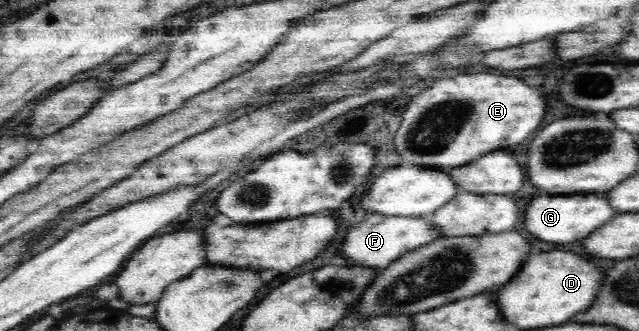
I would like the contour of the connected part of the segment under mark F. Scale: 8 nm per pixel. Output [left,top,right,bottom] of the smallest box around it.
[337,212,438,269]

